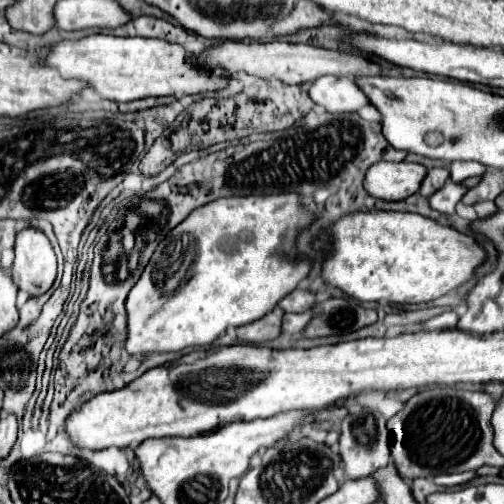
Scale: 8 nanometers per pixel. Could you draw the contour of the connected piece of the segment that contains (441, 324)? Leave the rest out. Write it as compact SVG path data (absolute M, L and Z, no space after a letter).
M446 311L446 313L442 313L438 317L432 317L426 323L422 323L422 329L426 329L426 331L432 331L432 329L454 329L456 323L458 323L456 311Z

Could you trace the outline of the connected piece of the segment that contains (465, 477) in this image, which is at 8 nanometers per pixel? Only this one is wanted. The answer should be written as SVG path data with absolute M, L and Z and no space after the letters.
M466 471L466 473L452 473L452 475L438 475L434 477L434 483L440 487L456 487L456 485L464 485L474 477L474 471Z

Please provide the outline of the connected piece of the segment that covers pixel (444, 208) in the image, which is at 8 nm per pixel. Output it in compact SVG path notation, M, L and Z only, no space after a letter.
M450 179L446 181L446 185L442 189L438 189L436 193L432 193L428 197L428 205L444 215L452 215L454 213L454 205L458 203L458 199L462 199L462 195L466 193L466 187L452 183Z

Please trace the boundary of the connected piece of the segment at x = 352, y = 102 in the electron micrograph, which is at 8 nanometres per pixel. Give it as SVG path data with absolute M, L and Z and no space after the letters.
M334 75L316 79L310 87L310 99L330 113L358 111L362 105L368 103L366 95L356 87L352 79Z

